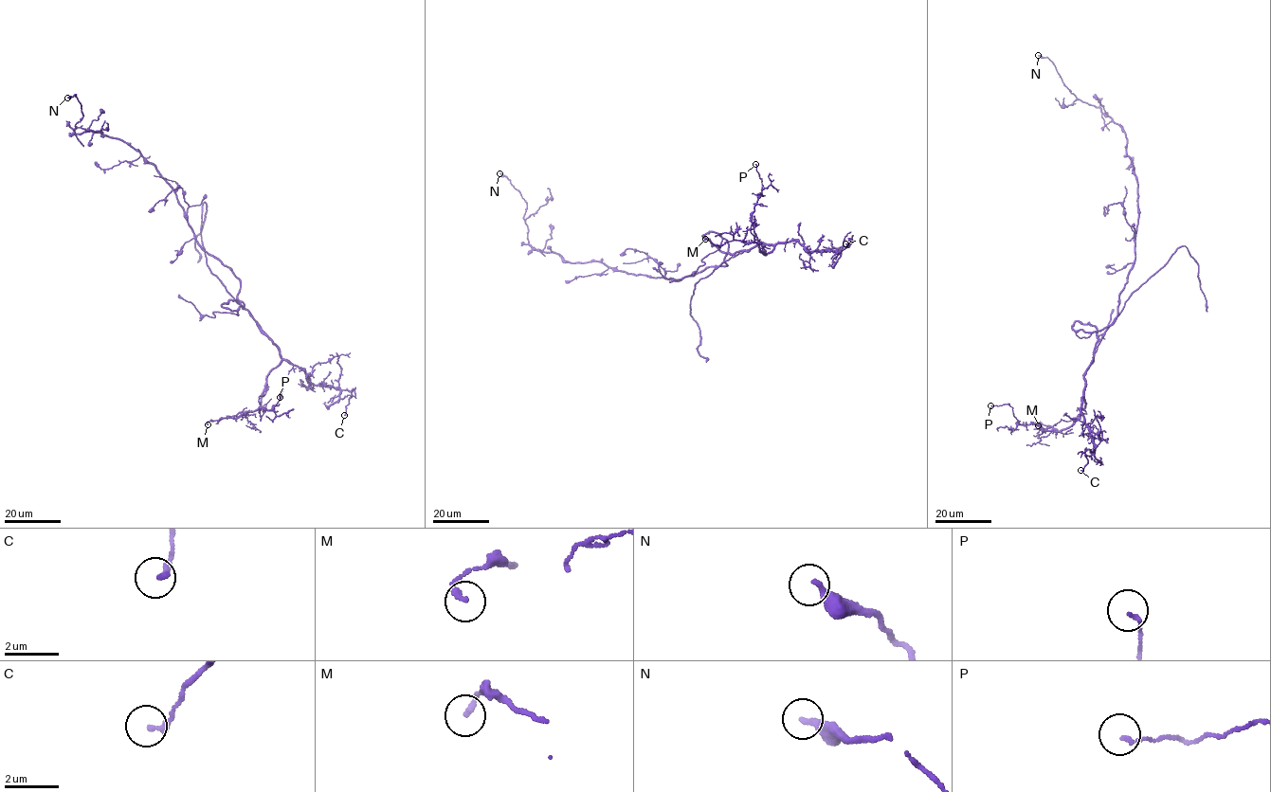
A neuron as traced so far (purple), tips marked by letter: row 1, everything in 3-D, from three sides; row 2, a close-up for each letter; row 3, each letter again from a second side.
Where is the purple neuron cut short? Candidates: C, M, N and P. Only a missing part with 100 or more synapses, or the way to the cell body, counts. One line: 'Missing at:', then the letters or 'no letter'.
Missing at: no letter

